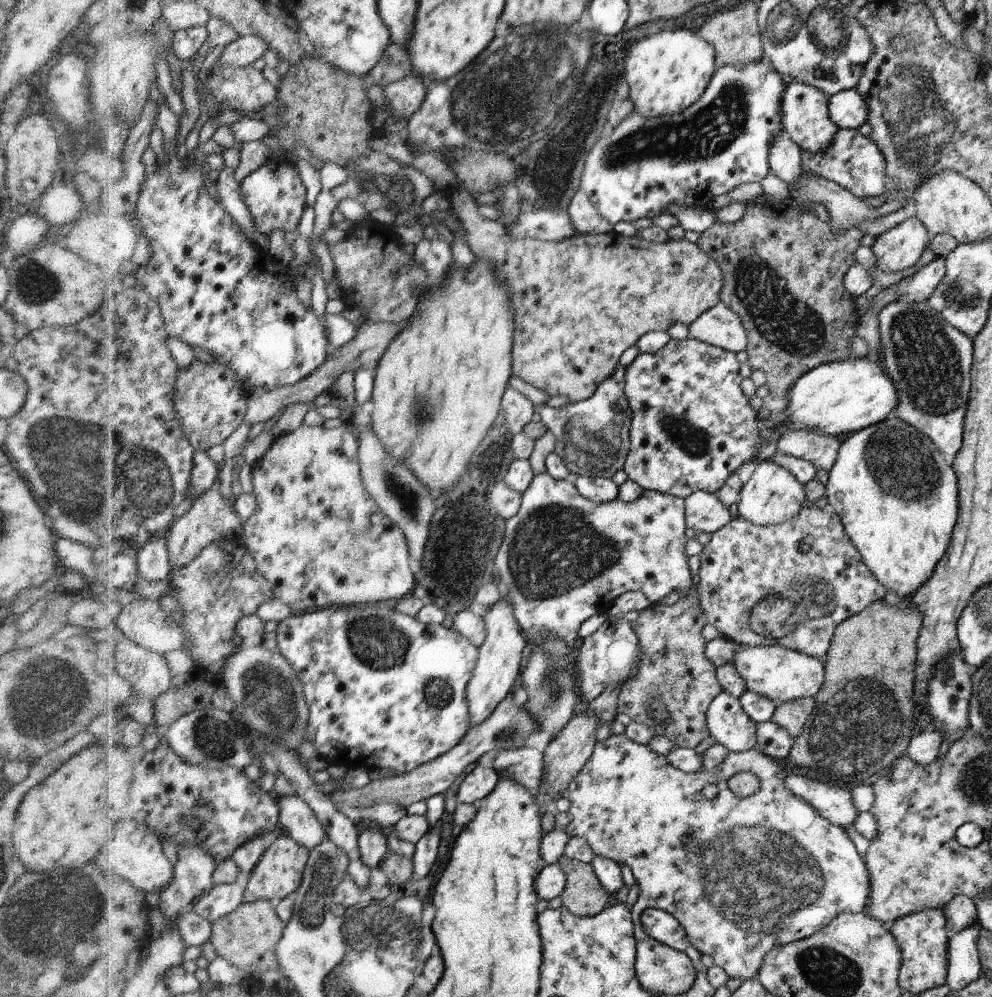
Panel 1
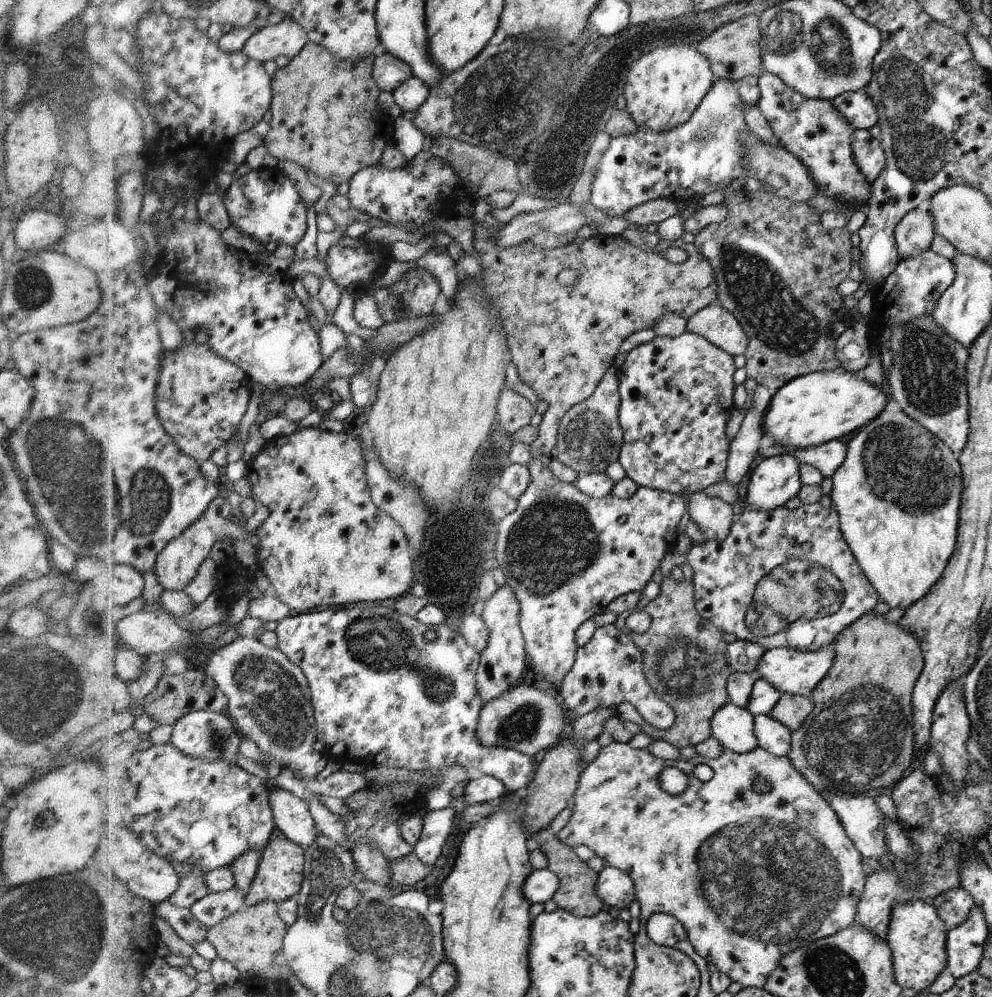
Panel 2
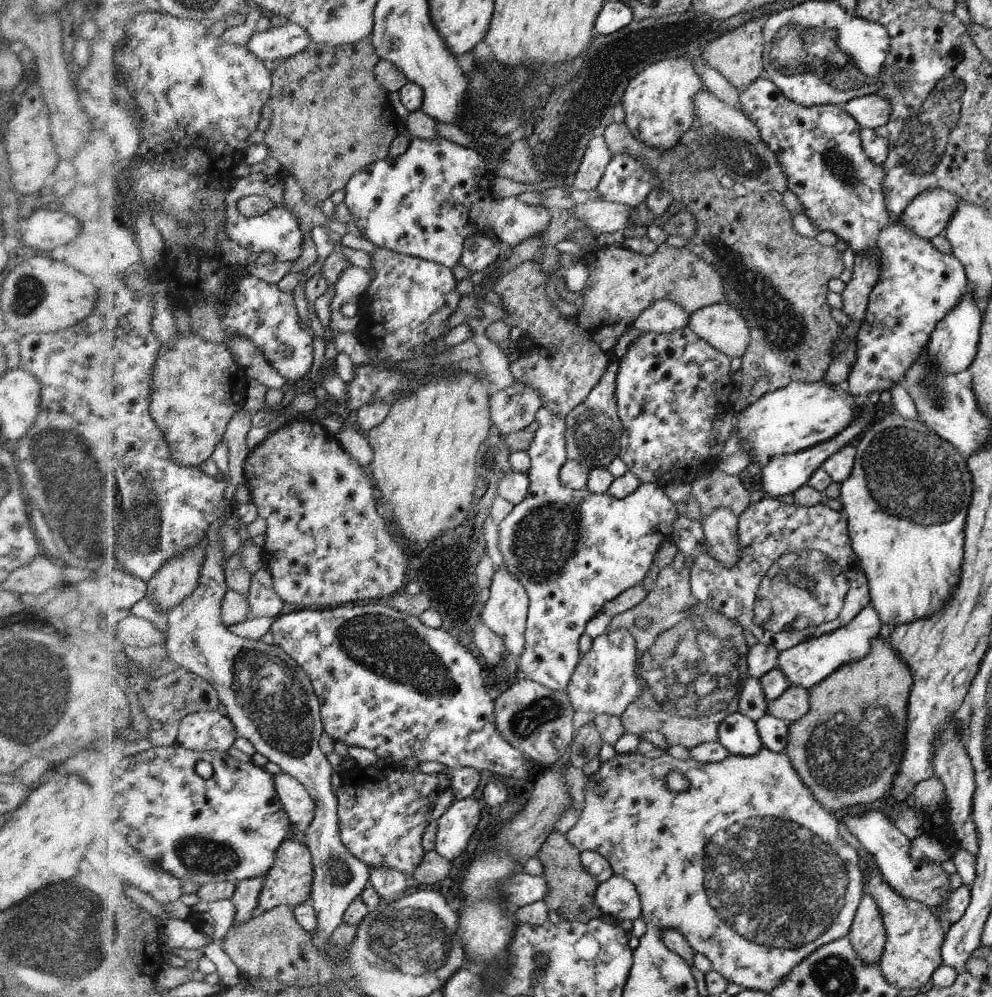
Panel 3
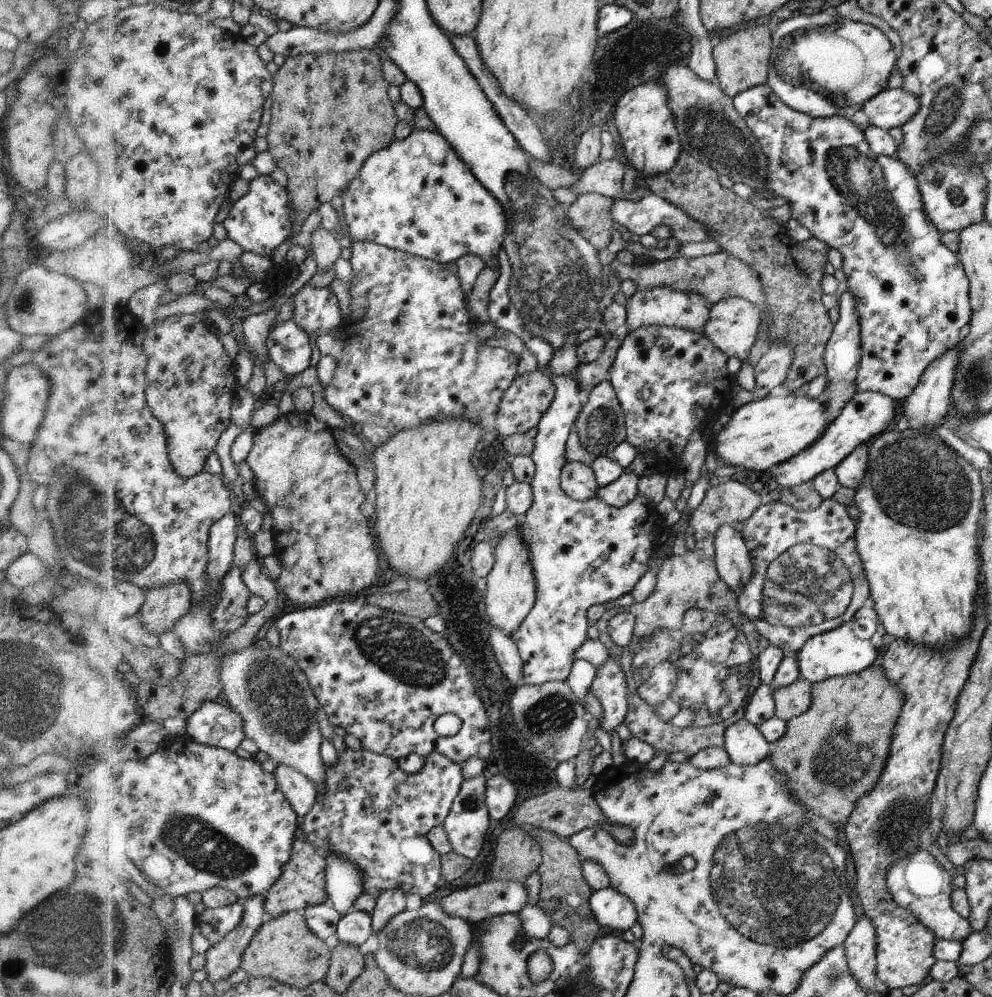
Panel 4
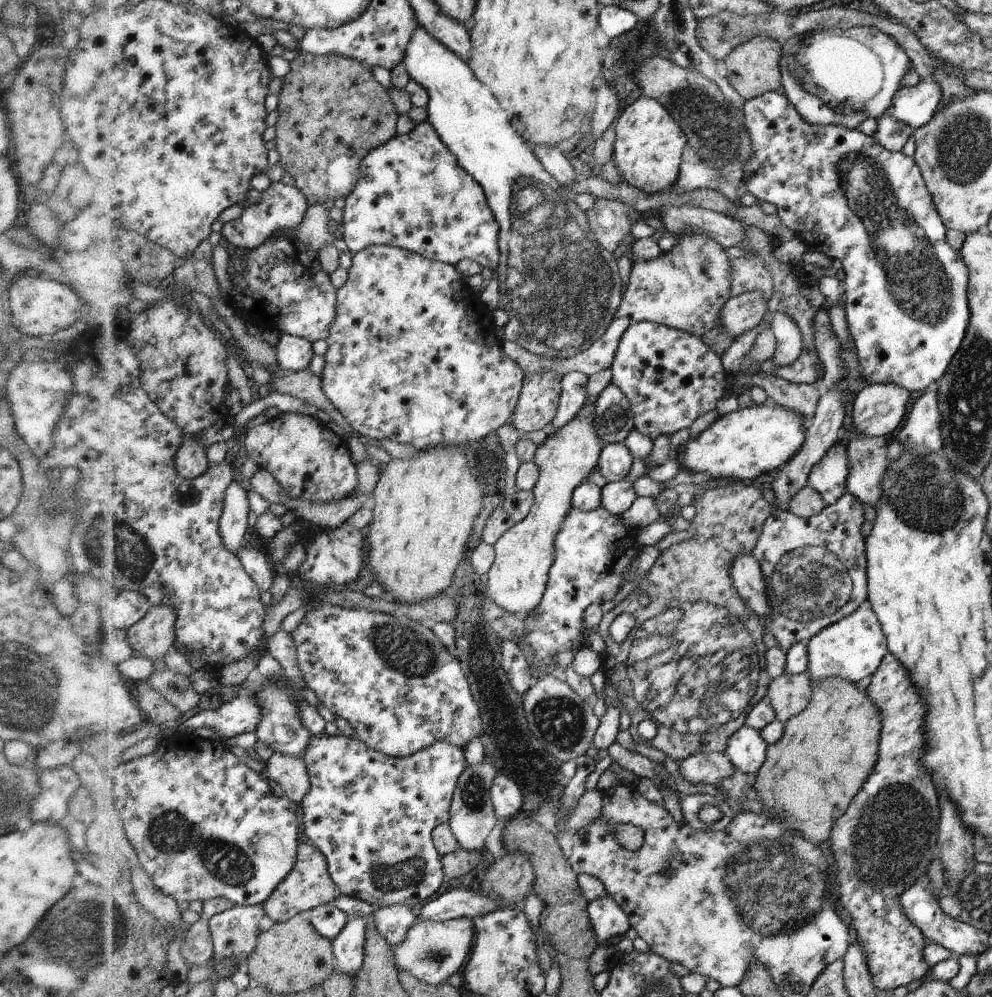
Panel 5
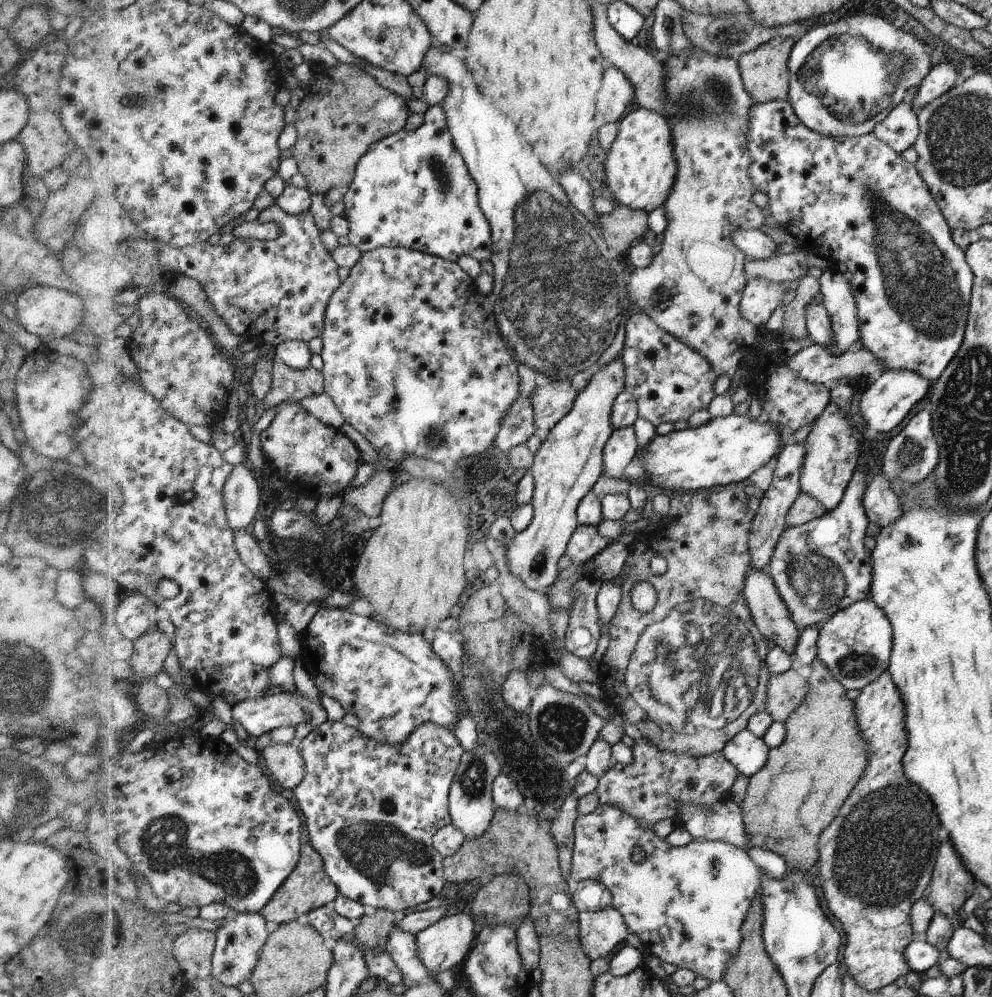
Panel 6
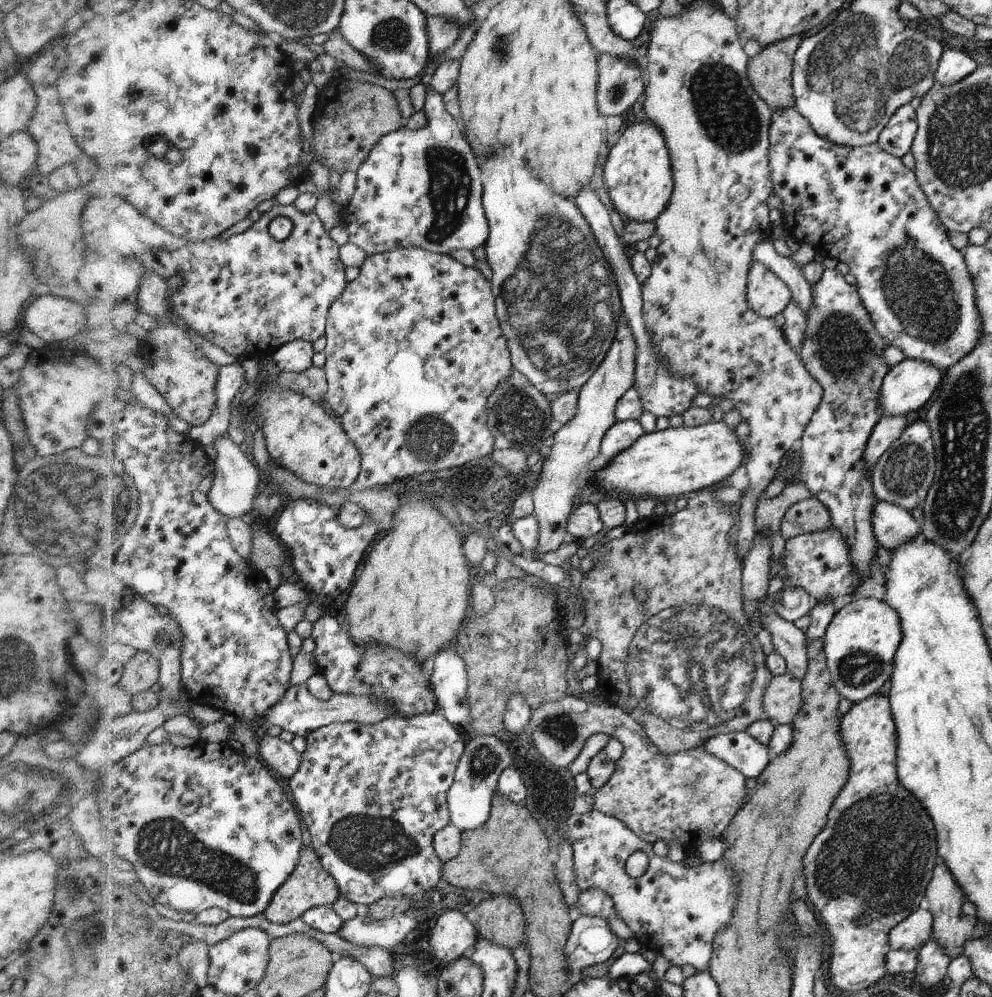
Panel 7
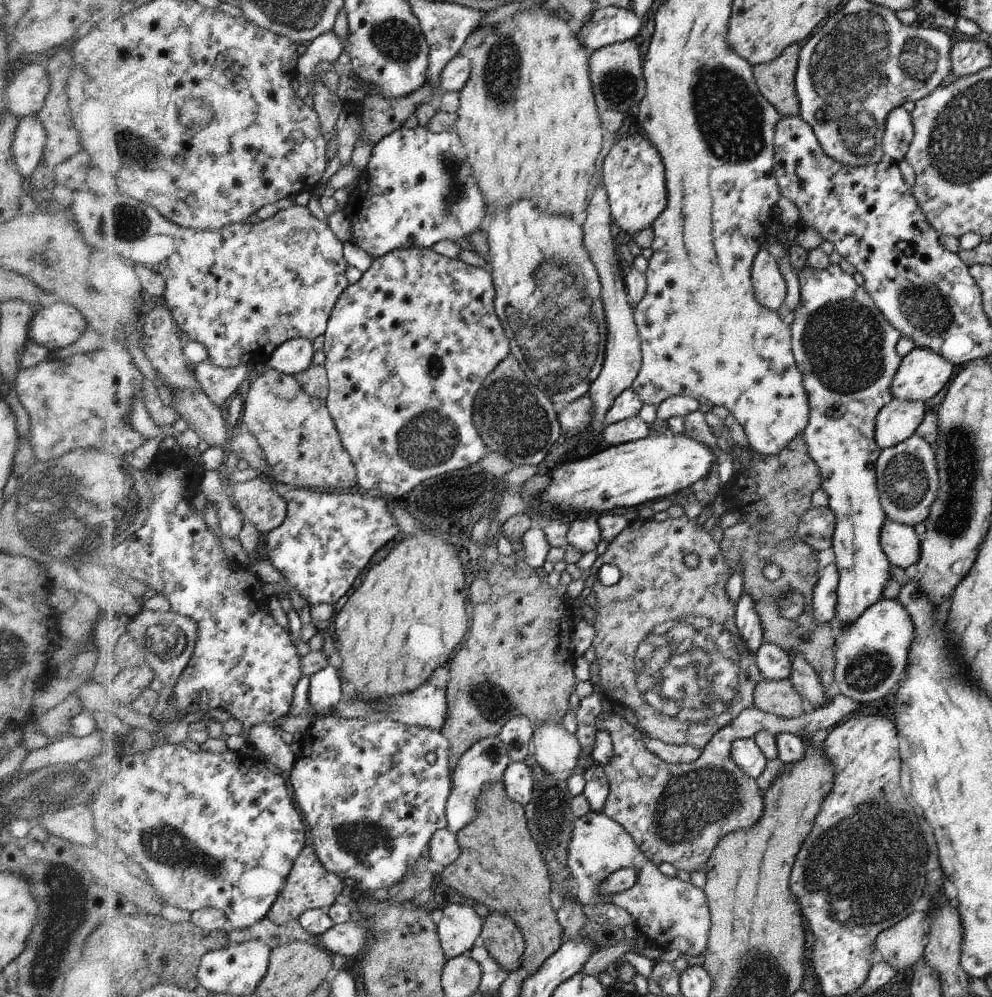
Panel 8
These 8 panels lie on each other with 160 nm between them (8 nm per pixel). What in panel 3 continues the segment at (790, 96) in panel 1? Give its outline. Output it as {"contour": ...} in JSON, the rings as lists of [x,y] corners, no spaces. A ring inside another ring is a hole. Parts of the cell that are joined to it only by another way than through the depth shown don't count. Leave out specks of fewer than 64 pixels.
{"contour":[[[767,76],[759,78],[751,85],[746,87],[747,91],[739,93],[739,103],[741,108],[745,109],[745,115],[758,127],[759,135],[762,140],[768,145],[768,148],[772,153],[776,155],[780,168],[784,171],[787,178],[787,188],[792,190],[798,197],[798,200],[802,203],[804,214],[812,220],[813,224],[819,231],[830,231],[835,234],[840,240],[844,240],[847,244],[847,250],[850,248],[856,255],[868,255],[873,253],[879,257],[880,264],[880,278],[872,289],[869,298],[869,304],[867,305],[866,320],[864,320],[862,326],[859,328],[859,333],[855,343],[857,344],[856,358],[851,366],[847,381],[849,384],[849,394],[853,396],[868,396],[872,392],[886,392],[890,391],[890,388],[895,384],[903,384],[904,378],[907,377],[908,369],[911,369],[912,365],[915,365],[916,361],[924,354],[928,343],[931,340],[931,334],[935,332],[936,325],[947,317],[951,310],[956,308],[956,305],[963,301],[963,298],[968,292],[970,292],[969,282],[965,275],[965,268],[963,263],[959,261],[953,254],[942,254],[933,244],[931,239],[923,239],[920,235],[910,230],[900,219],[894,219],[891,215],[891,211],[887,209],[887,190],[883,186],[883,182],[887,178],[887,170],[885,166],[876,164],[870,157],[867,156],[866,151],[863,149],[862,143],[862,128],[857,123],[848,111],[845,111],[843,107],[836,105],[820,105],[803,107],[802,105],[790,100],[780,89],[776,86],[775,82],[772,82]]]}

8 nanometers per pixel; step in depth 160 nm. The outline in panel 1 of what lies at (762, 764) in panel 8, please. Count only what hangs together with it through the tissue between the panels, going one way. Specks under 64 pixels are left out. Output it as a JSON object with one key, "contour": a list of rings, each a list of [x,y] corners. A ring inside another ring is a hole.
{"contour":[[[720,693],[707,710],[707,725],[716,743],[741,753],[756,746],[756,723],[743,711],[737,698]]]}

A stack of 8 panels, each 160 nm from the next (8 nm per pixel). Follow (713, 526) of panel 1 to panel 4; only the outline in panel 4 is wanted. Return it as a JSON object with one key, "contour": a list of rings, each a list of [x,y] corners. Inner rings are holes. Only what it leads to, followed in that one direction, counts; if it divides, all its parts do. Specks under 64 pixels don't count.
{"contour":[[[722,525],[715,538],[719,577],[733,590],[743,589],[753,575],[753,558],[746,540],[733,527]]]}

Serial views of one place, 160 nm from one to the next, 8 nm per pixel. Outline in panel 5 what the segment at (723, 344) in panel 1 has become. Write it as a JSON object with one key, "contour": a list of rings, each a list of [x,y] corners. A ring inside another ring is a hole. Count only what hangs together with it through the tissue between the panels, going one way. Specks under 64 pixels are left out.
{"contour":[[[748,291],[732,297],[722,310],[722,323],[734,338],[760,324],[766,314],[768,299],[760,291]]]}

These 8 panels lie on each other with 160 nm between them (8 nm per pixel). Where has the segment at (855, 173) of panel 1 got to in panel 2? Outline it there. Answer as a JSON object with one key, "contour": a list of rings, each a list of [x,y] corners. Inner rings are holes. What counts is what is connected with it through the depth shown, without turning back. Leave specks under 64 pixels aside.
{"contour":[[[855,129],[854,157],[869,183],[874,182],[886,168],[887,155],[880,139],[875,139],[866,129]]]}

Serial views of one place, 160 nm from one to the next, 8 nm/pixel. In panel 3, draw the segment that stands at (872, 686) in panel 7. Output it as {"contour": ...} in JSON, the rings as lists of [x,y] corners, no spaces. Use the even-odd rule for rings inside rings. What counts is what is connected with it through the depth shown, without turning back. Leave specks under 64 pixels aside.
{"contour":[[[869,604],[846,626],[837,628],[831,633],[805,640],[781,652],[777,658],[777,666],[782,669],[790,685],[803,686],[806,690],[812,689],[840,667],[867,657],[872,648],[872,641],[879,636],[882,624],[878,611]]]}

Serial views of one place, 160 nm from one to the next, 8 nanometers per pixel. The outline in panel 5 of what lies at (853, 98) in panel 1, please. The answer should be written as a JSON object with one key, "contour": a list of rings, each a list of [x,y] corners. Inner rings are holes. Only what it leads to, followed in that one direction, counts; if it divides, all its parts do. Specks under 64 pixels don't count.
{"contour":[[[932,78],[920,80],[915,86],[903,87],[895,94],[888,114],[916,130],[931,120],[941,102],[942,87]]]}

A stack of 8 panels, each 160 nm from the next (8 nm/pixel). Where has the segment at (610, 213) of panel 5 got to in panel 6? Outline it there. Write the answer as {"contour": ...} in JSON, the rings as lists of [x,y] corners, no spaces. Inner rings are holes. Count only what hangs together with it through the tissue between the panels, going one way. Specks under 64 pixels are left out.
{"contour":[[[616,205],[614,212],[600,216],[598,224],[606,244],[620,254],[629,250],[636,240],[642,240],[644,233],[649,229],[648,214],[640,209]]]}

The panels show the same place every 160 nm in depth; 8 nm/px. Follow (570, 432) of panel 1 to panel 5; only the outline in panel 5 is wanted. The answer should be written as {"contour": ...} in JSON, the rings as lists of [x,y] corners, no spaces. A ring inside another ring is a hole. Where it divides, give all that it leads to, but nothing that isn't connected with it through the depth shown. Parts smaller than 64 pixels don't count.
{"contour":[[[608,385],[599,394],[594,406],[595,429],[605,446],[624,442],[635,430],[630,399],[616,385]]]}

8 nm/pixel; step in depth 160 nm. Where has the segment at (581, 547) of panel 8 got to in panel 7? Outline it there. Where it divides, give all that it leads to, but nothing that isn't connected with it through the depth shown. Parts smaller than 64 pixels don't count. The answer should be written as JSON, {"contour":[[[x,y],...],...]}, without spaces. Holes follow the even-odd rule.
{"contour":[[[581,502],[572,514],[571,521],[568,522],[568,535],[571,540],[582,543],[590,536],[598,534],[603,528],[603,523],[594,504]]]}

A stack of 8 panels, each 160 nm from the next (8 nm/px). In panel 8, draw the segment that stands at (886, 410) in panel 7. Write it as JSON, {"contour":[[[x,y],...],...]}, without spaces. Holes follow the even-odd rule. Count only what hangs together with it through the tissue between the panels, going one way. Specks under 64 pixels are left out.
{"contour":[[[915,347],[903,358],[891,394],[900,400],[921,401],[927,405],[954,377],[955,367],[940,354]]]}

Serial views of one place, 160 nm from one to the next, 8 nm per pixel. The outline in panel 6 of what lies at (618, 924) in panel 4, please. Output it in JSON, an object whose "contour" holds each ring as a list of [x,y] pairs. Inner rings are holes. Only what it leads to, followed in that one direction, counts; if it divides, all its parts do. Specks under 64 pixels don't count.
{"contour":[[[613,907],[579,913],[579,938],[583,951],[592,961],[611,957],[620,942],[626,942],[629,930],[623,915]]]}

